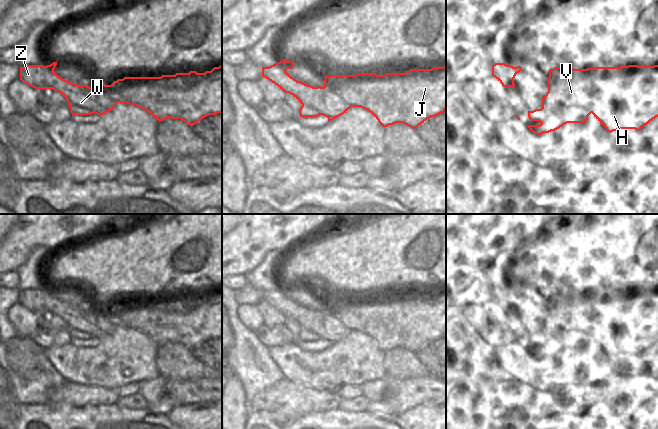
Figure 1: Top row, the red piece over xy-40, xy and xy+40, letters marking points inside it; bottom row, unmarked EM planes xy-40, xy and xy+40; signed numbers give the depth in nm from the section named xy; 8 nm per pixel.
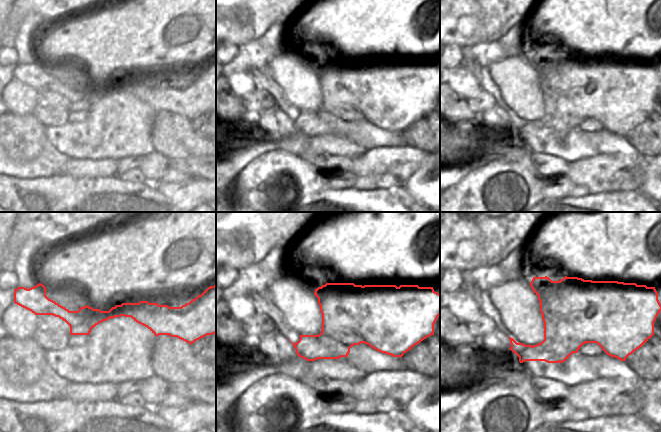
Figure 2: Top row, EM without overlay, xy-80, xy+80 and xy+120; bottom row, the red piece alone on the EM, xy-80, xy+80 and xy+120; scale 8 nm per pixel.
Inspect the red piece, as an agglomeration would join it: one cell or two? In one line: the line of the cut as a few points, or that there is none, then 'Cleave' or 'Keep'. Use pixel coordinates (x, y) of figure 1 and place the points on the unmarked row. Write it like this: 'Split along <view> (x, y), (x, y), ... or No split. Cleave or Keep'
Split along xy+40 (548, 314), (565, 330), (582, 330), (591, 336). Cleave

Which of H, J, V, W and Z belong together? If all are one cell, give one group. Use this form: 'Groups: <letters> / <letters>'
Groups: H J V / W Z

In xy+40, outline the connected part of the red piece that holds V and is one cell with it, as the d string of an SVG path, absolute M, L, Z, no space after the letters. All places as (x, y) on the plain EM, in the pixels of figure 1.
M658 289L549 293L548 315L565 331L583 331L611 357L619 353L640 355L658 341Z

